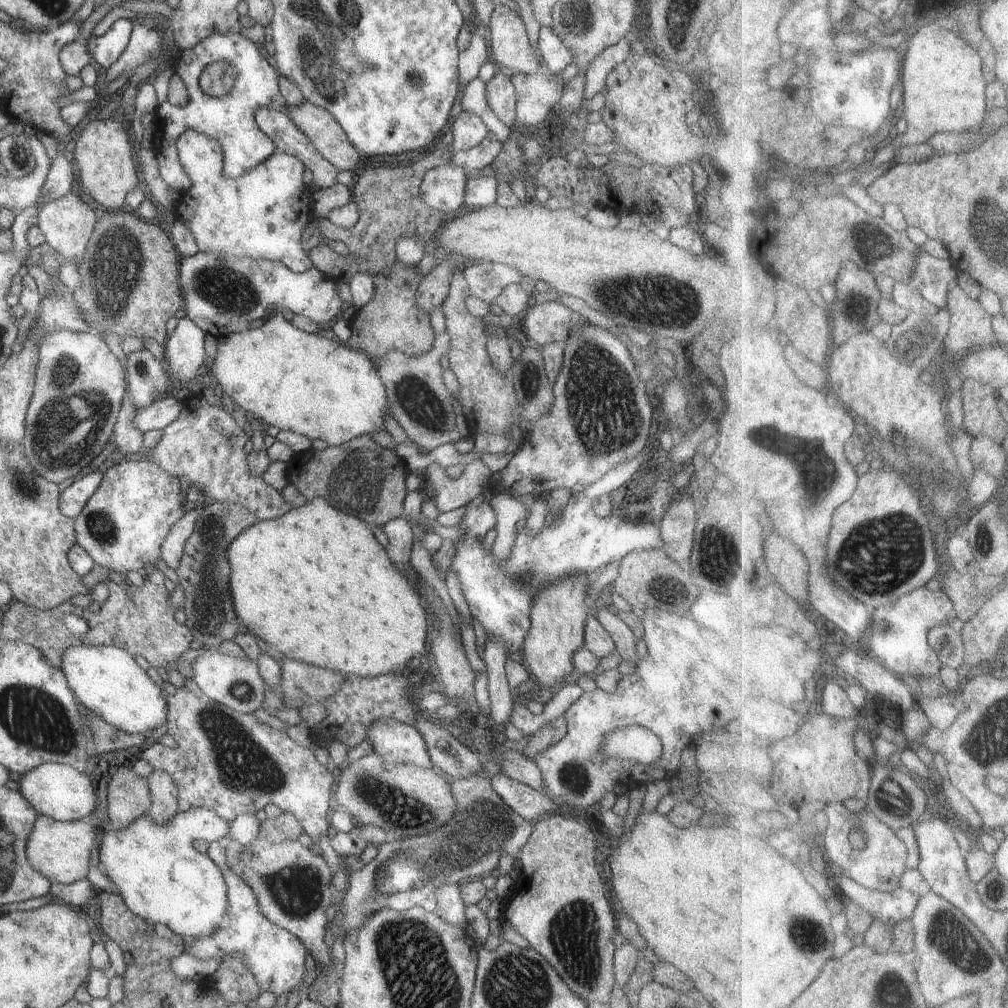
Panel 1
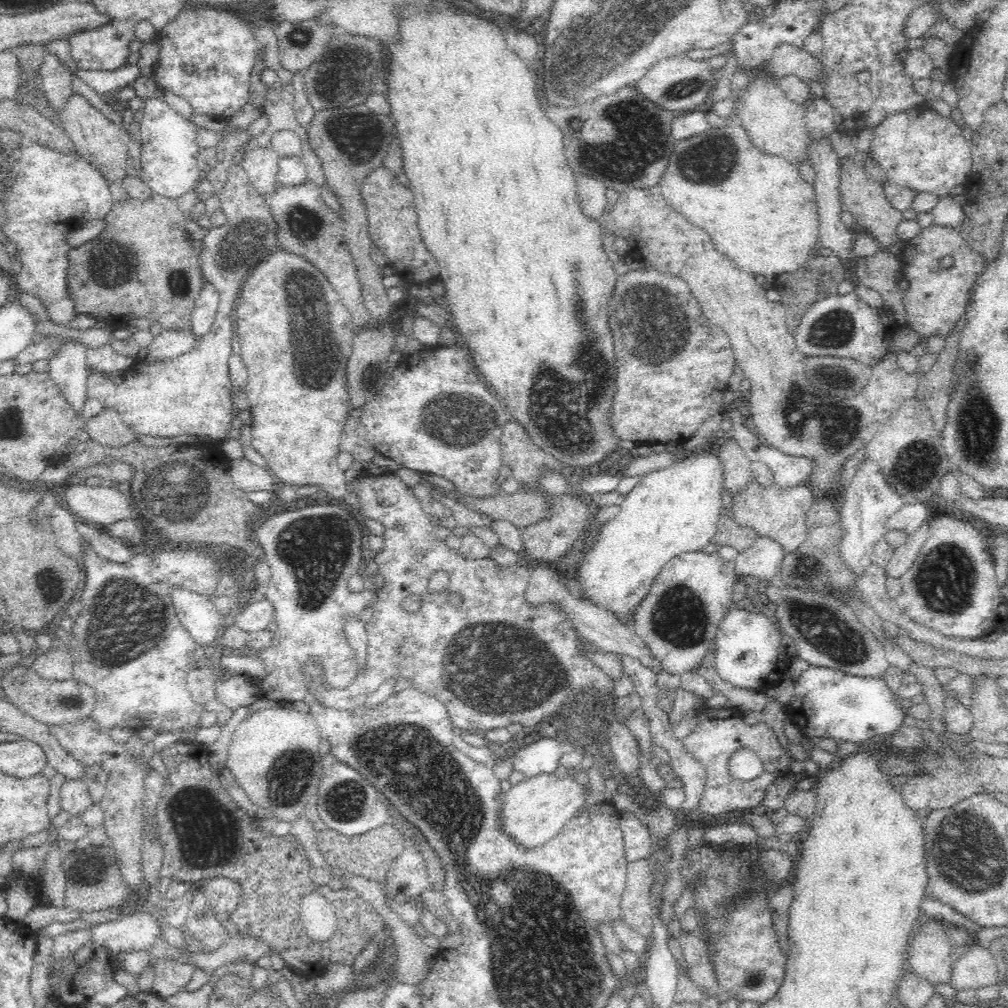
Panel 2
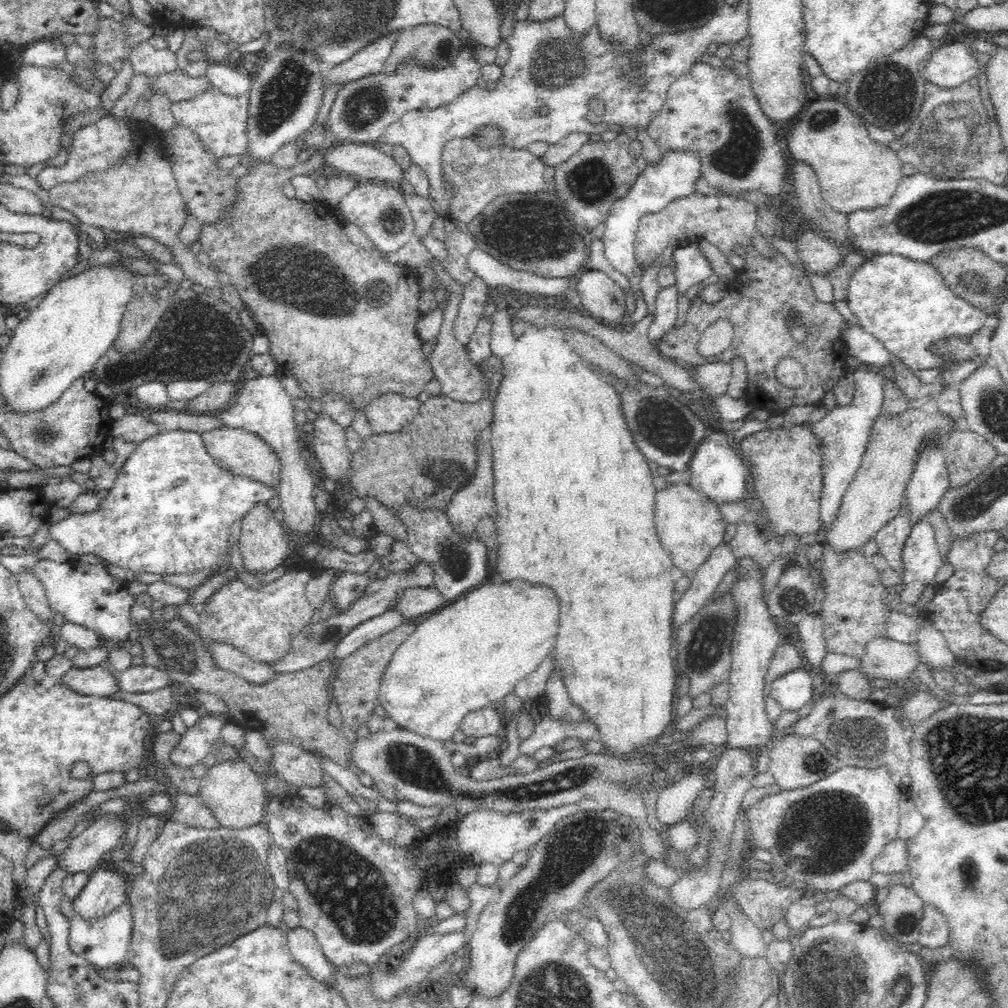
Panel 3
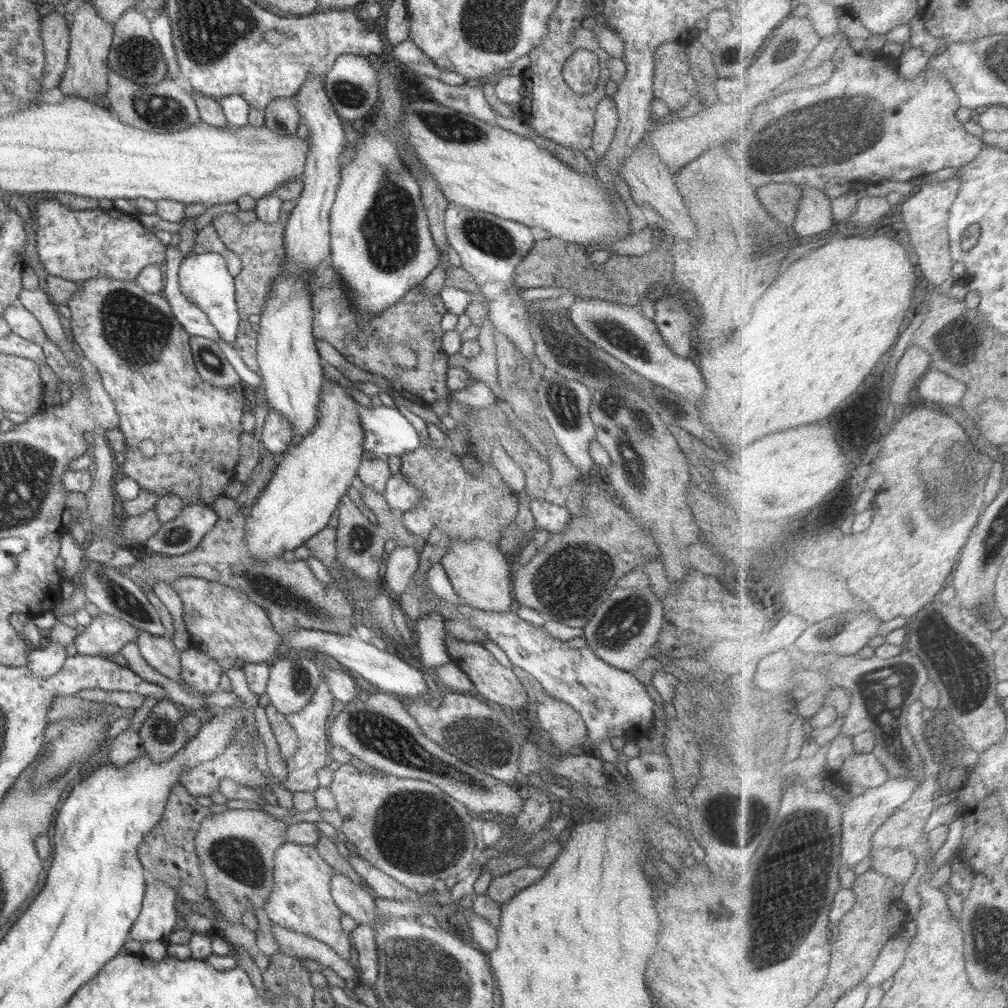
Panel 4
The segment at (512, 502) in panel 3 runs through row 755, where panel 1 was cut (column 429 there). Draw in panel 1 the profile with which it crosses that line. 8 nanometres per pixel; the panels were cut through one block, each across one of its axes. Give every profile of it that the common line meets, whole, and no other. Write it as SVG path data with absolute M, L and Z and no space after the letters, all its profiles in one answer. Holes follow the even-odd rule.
M313 498L304 506L292 508L290 512L286 512L282 516L260 520L254 523L248 530L244 530L228 544L226 550L226 558L230 564L230 594L232 594L232 604L234 604L234 612L238 616L238 622L243 622L248 632L253 634L260 643L269 643L277 646L278 650L292 660L311 664L320 668L333 670L347 676L355 676L360 678L378 677L392 670L396 670L398 666L405 667L410 660L416 656L423 656L427 653L429 641L429 630L431 629L431 619L426 612L425 604L418 594L418 589L414 588L412 580L409 580L390 562L386 549L376 540L374 531L368 530L366 524L361 518L345 511L338 510L330 505L324 498Z

